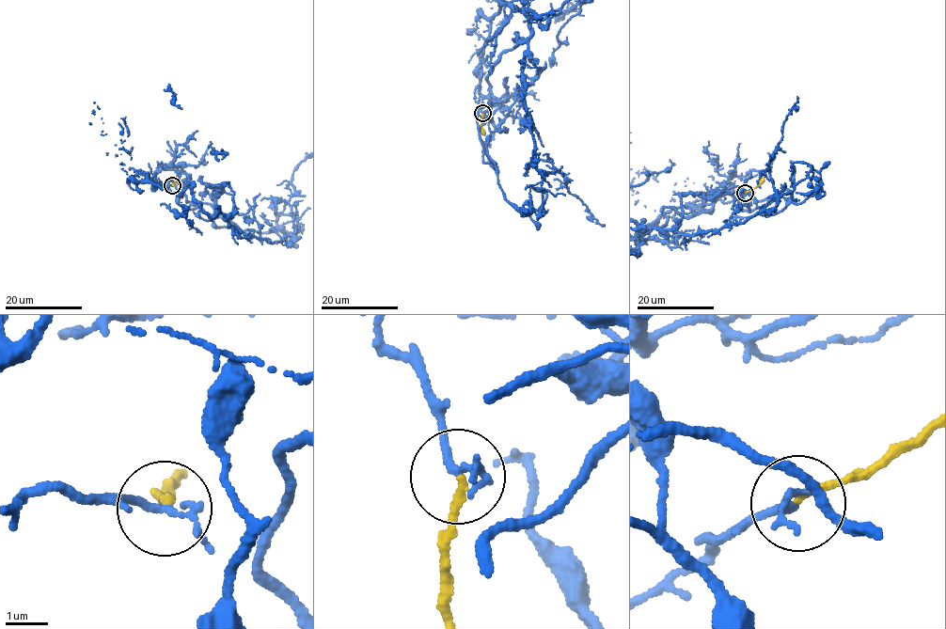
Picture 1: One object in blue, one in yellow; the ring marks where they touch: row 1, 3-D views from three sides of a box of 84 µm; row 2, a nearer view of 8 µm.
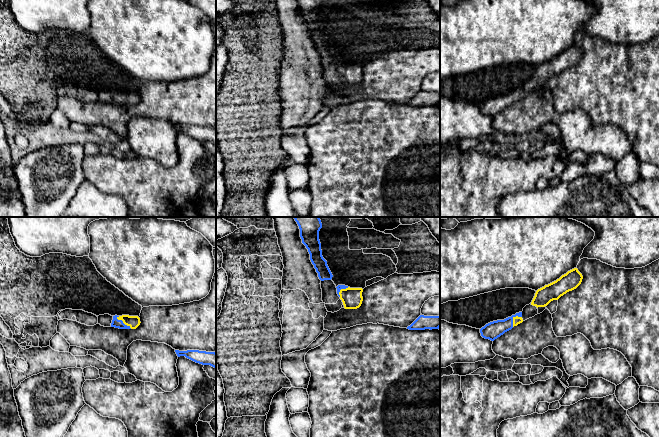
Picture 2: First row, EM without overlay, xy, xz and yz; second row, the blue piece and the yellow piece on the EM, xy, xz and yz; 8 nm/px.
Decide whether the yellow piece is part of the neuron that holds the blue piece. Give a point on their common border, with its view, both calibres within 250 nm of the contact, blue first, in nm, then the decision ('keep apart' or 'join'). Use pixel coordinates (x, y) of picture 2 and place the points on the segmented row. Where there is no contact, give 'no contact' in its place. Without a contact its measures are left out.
xy (123, 323) | 70/100 nm | join

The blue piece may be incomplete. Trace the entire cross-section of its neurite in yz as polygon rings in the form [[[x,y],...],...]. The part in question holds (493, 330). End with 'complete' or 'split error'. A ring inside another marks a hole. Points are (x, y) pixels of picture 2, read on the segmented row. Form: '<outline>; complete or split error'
[[[519,312],[504,320],[497,320],[486,324],[480,329],[480,333],[483,338],[494,341],[522,322],[522,312]]]; split error

